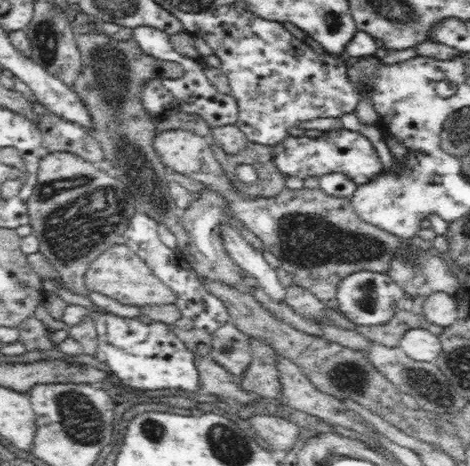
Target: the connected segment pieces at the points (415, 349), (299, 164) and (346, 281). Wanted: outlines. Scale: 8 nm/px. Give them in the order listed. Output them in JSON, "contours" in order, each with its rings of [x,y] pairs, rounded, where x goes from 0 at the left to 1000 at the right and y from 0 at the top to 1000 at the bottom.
{"contours":[[[[877,704],[853,721],[849,742],[877,770],[923,779],[940,755],[940,740],[923,715],[900,704]]],[[[730,273],[721,279],[687,283],[685,292],[672,296],[615,290],[604,305],[587,309],[581,318],[585,356],[604,382],[623,380],[647,386],[660,378],[685,380],[702,369],[726,369],[766,397],[779,395],[783,386],[796,386],[809,369],[817,367],[789,300],[762,281],[740,281]]],[[[766,579],[728,597],[715,618],[715,639],[723,655],[723,674],[751,693],[800,700],[830,689],[838,678],[843,655],[860,644],[860,622],[823,586]]]]}

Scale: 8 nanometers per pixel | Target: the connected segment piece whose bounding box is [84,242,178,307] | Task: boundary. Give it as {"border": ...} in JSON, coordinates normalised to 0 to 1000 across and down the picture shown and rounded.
{"border":[[[264,519],[228,532],[200,562],[191,564],[179,607],[187,624],[217,627],[260,652],[277,657],[366,655],[379,644],[370,622],[345,605],[328,582]]]}

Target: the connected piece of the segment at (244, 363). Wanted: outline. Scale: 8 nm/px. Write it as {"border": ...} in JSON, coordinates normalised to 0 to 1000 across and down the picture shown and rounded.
{"border":[[[491,687],[449,715],[451,751],[445,762],[504,813],[538,777],[532,747],[532,719],[517,715]]]}

